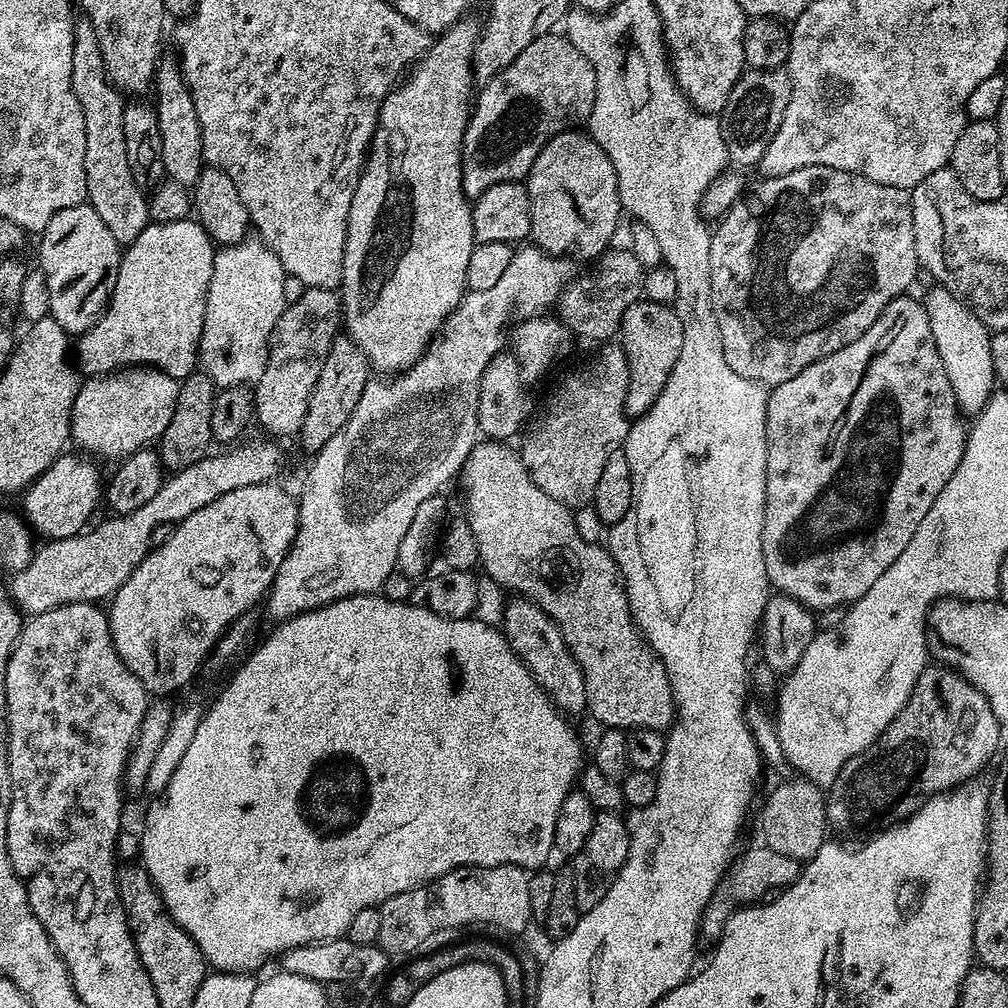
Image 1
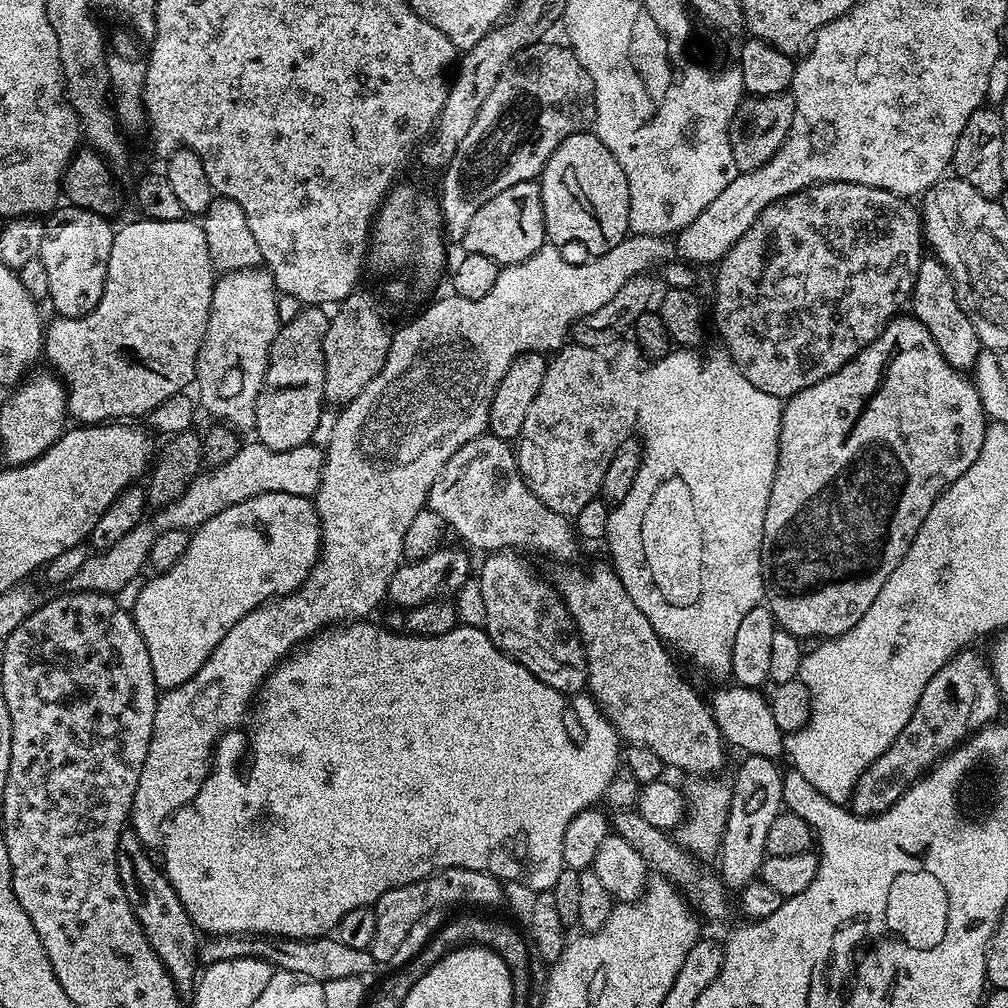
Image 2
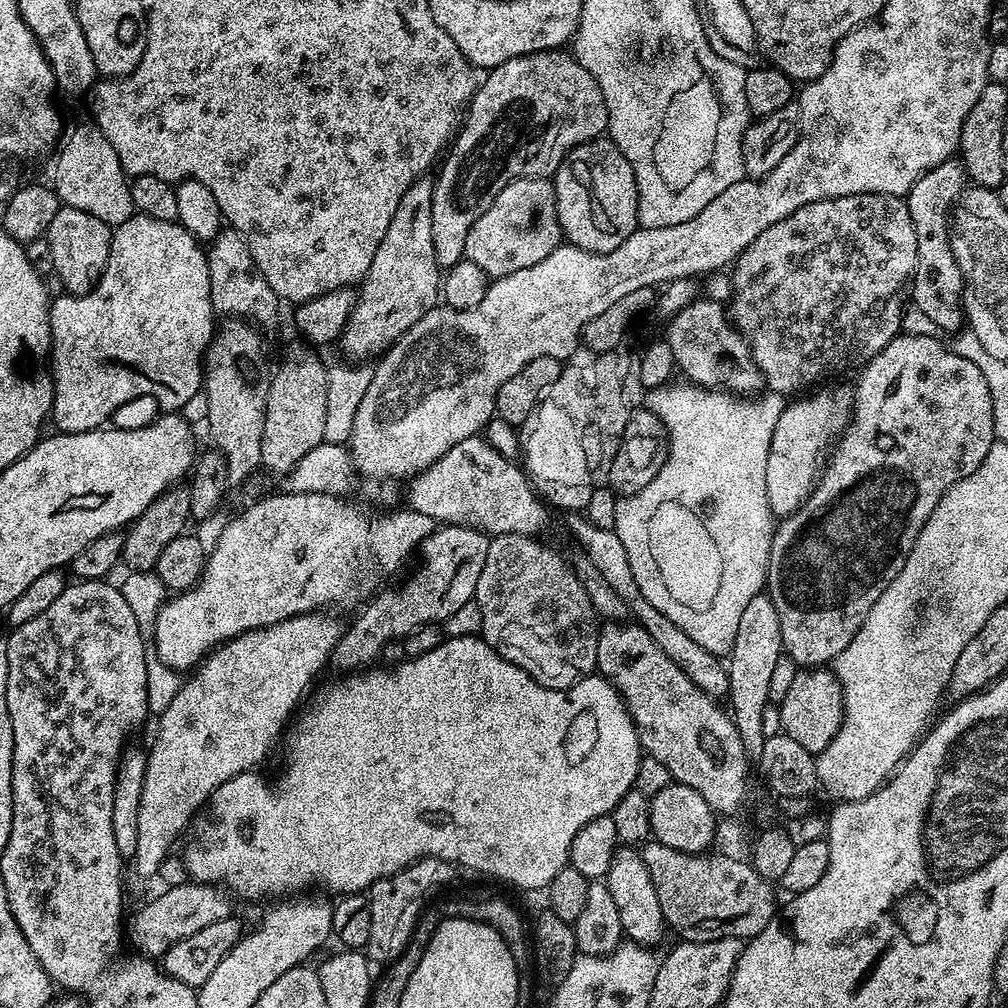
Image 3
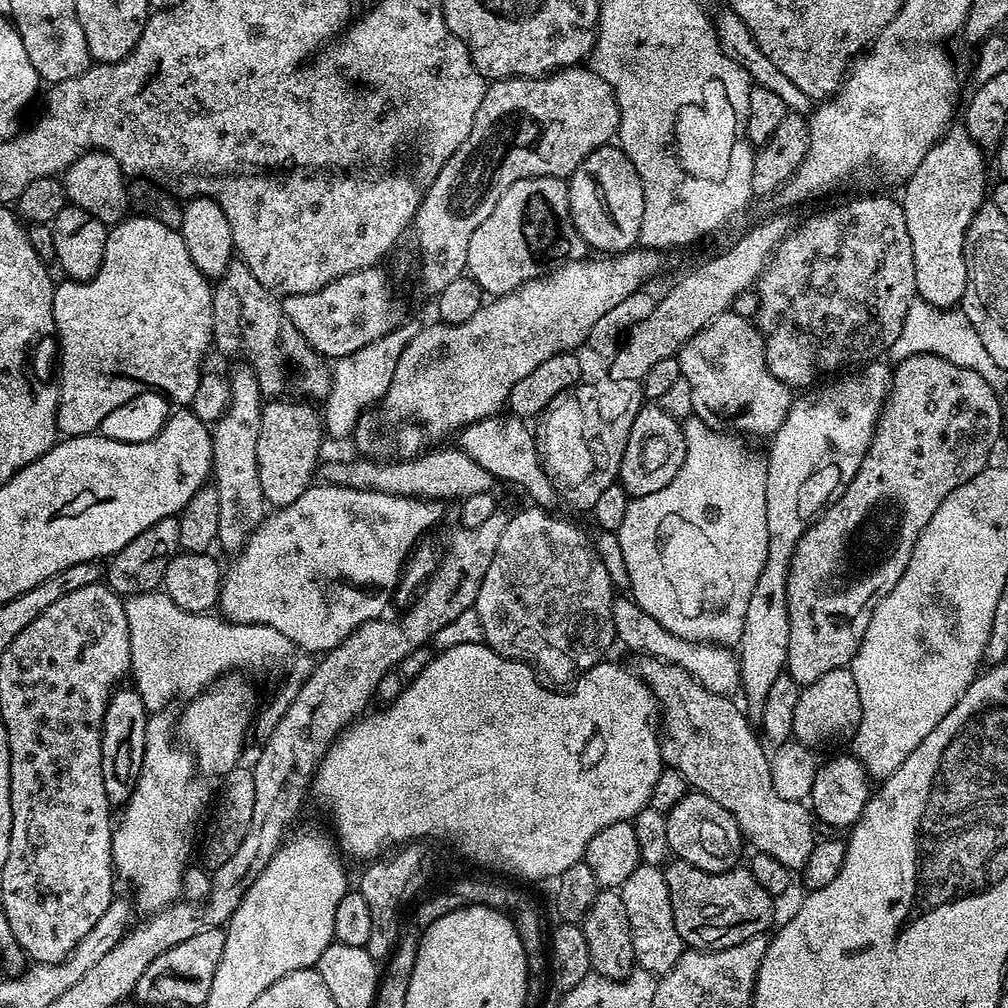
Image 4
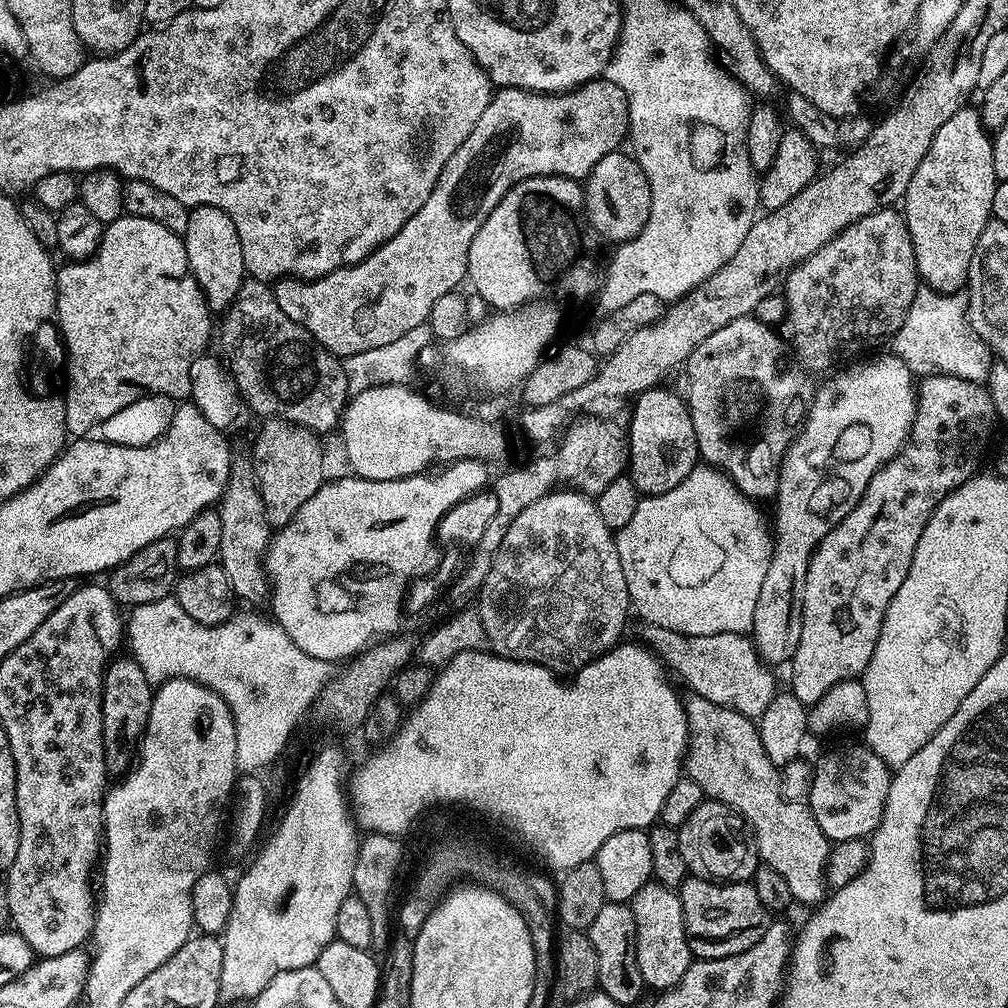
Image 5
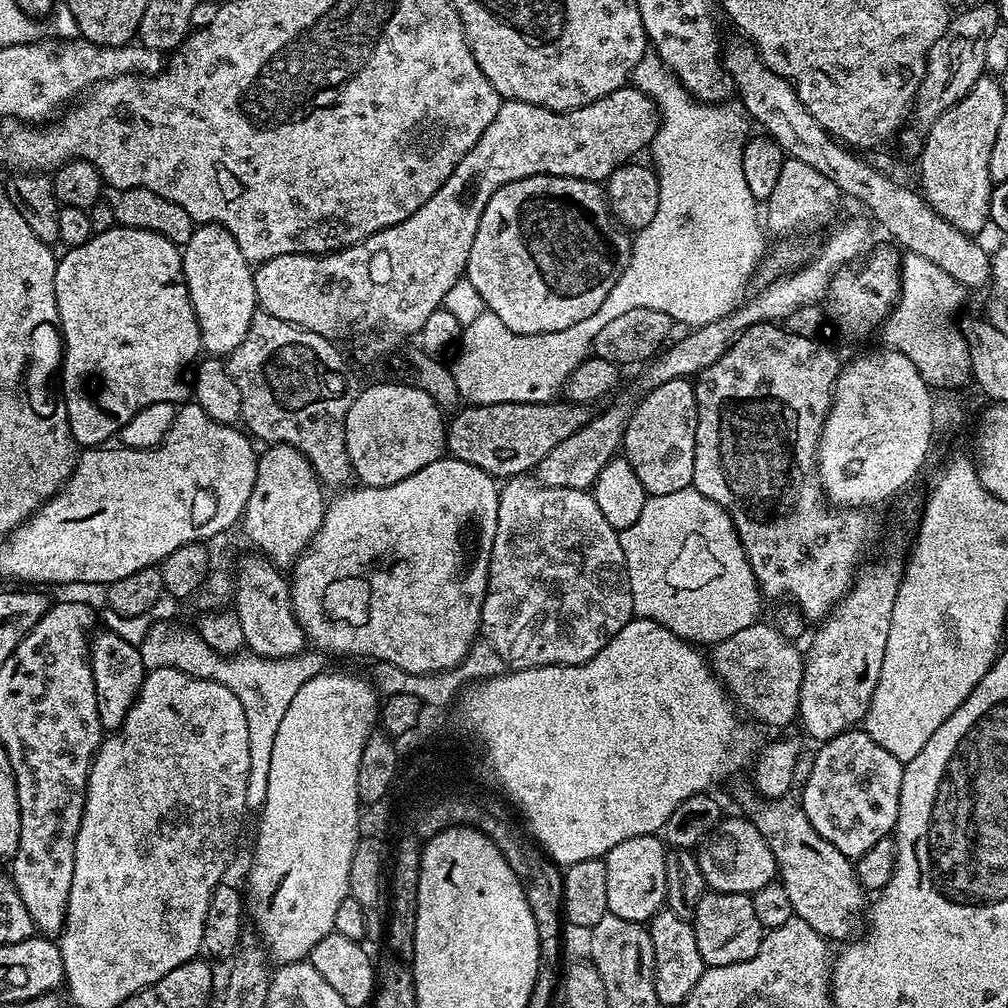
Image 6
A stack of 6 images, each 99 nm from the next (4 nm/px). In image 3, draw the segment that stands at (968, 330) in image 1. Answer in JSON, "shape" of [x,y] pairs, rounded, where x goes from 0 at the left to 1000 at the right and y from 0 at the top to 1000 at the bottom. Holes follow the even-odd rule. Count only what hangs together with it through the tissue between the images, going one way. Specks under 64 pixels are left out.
{"shape":[[[941,157],[936,159],[931,165],[927,165],[921,171],[915,172],[907,181],[907,185],[901,189],[900,199],[903,208],[903,216],[909,222],[911,232],[911,260],[907,264],[907,272],[903,283],[903,298],[908,306],[925,320],[926,326],[934,325],[941,331],[947,330],[957,320],[956,313],[956,277],[952,271],[950,260],[944,251],[944,245],[940,239],[942,225],[942,207],[952,197],[952,191],[958,186],[958,172],[955,162],[951,158]]]}

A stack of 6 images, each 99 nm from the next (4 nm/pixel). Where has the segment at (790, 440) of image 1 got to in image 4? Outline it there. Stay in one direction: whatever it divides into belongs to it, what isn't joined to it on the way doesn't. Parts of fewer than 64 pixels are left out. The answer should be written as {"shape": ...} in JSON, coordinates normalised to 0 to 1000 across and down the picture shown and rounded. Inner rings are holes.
{"shape":[[[914,349],[911,353],[901,353],[888,363],[890,365],[886,364],[883,369],[881,395],[873,407],[873,415],[869,418],[869,427],[865,431],[861,449],[858,450],[848,474],[836,481],[832,491],[803,520],[788,546],[786,557],[782,563],[780,597],[784,605],[784,641],[782,642],[780,667],[781,670],[788,673],[790,679],[795,681],[812,676],[812,673],[815,673],[817,669],[822,669],[825,665],[841,663],[844,660],[845,654],[849,652],[851,641],[859,629],[859,621],[863,621],[863,613],[867,609],[871,597],[875,597],[875,593],[879,593],[879,589],[883,589],[883,585],[887,585],[887,577],[891,577],[891,573],[895,573],[895,565],[899,565],[899,562],[903,558],[903,550],[907,546],[907,538],[911,538],[911,530],[915,530],[919,518],[923,518],[923,514],[927,514],[927,506],[931,506],[931,502],[935,502],[935,498],[943,488],[950,486],[950,482],[962,478],[962,474],[966,474],[971,468],[981,463],[983,456],[980,455],[983,454],[984,447],[987,446],[988,439],[992,437],[992,424],[996,421],[996,409],[992,406],[991,395],[988,394],[991,393],[989,386],[984,385],[982,379],[978,379],[978,375],[974,375],[974,371],[961,365],[946,363],[946,359],[942,359],[938,355],[924,353],[922,349]]]}

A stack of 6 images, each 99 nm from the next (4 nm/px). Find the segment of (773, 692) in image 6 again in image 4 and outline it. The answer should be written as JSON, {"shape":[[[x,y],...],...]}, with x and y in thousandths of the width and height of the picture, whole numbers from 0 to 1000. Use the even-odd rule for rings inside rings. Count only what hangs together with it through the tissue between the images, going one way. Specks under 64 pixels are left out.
{"shape":[[[610,592],[607,597],[606,611],[609,613],[611,635],[621,642],[651,654],[663,656],[681,665],[692,675],[698,684],[714,689],[727,689],[734,680],[734,656],[731,648],[719,640],[694,638],[691,635],[673,633],[665,629],[651,614],[633,602],[626,592]]]}

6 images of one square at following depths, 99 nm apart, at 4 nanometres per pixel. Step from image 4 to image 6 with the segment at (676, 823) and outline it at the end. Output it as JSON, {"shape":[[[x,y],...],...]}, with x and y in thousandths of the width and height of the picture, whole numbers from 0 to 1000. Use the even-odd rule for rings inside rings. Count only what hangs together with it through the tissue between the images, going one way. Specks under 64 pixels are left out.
{"shape":[[[715,813],[712,820],[689,846],[698,876],[705,884],[745,887],[771,872],[770,852],[768,847],[764,847],[764,839],[760,839],[760,831],[752,827],[745,813],[733,813]]]}

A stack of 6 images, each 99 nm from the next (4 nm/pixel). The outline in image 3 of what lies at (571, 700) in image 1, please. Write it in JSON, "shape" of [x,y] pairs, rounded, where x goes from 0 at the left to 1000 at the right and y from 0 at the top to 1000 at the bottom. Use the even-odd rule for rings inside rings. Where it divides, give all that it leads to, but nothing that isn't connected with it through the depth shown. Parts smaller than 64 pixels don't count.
{"shape":[[[507,530],[491,533],[484,541],[482,562],[478,562],[478,573],[474,573],[474,585],[470,593],[476,598],[480,614],[479,634],[499,645],[507,654],[519,657],[528,674],[536,676],[541,683],[568,683],[580,671],[592,666],[595,632],[593,610],[587,603],[570,563],[566,559],[563,560],[536,534]]]}

